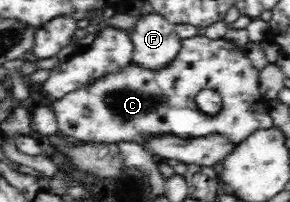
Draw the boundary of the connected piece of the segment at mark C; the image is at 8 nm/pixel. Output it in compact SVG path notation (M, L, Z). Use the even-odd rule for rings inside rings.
M203 35L182 39L180 44L177 55L161 67L151 69L129 61L123 67L93 78L63 97L54 99L52 106L59 120L60 133L81 141L134 143L145 148L150 145L151 139L166 138L167 135L189 139L220 133L239 143L254 131L274 127L268 114L268 100L260 90L260 71L247 53L239 51L233 42L209 39ZM203 89L213 89L221 96L221 109L214 115L201 111L195 102L195 96Z

